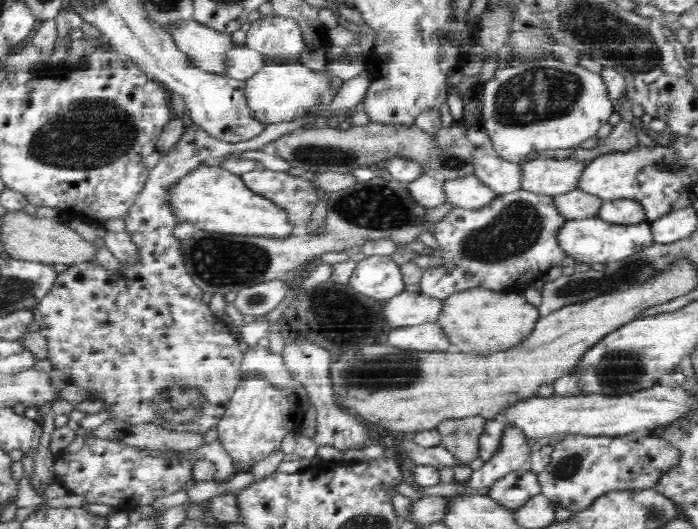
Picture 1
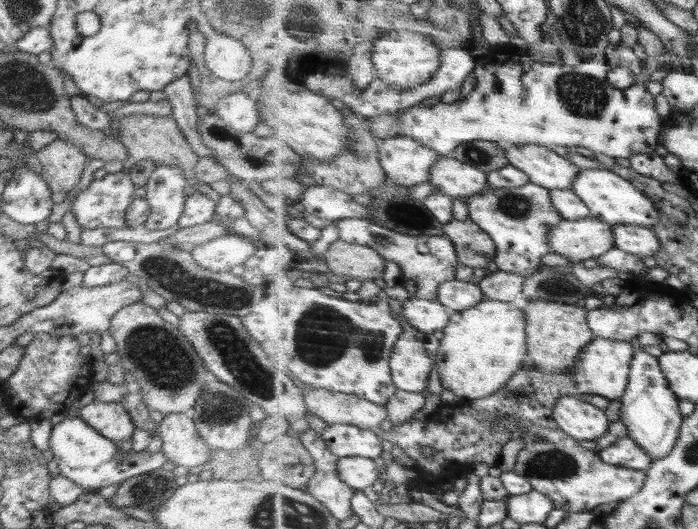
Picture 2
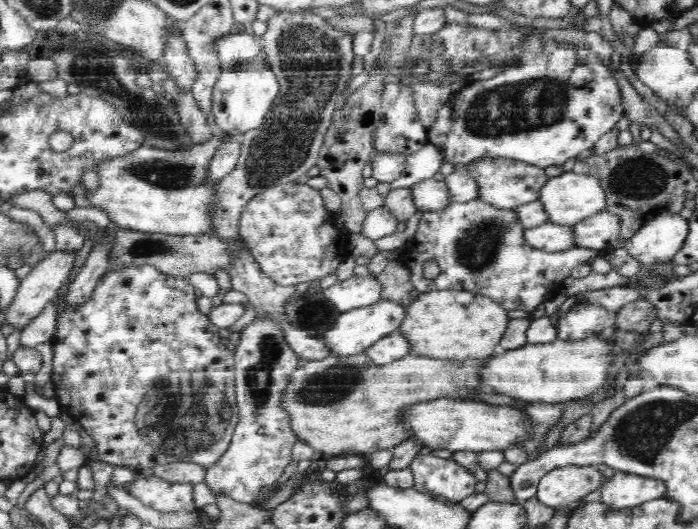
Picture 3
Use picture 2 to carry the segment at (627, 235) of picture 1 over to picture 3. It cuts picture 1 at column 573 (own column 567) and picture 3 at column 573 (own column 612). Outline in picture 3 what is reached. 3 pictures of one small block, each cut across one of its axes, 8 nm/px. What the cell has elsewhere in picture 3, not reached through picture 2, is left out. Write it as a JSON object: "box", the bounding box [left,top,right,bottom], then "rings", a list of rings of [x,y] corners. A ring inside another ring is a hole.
{"box":[523,222,579,252],"rings":[[[546,222],[526,229],[523,237],[530,246],[546,252],[564,252],[579,247],[577,232],[570,224]]]}

